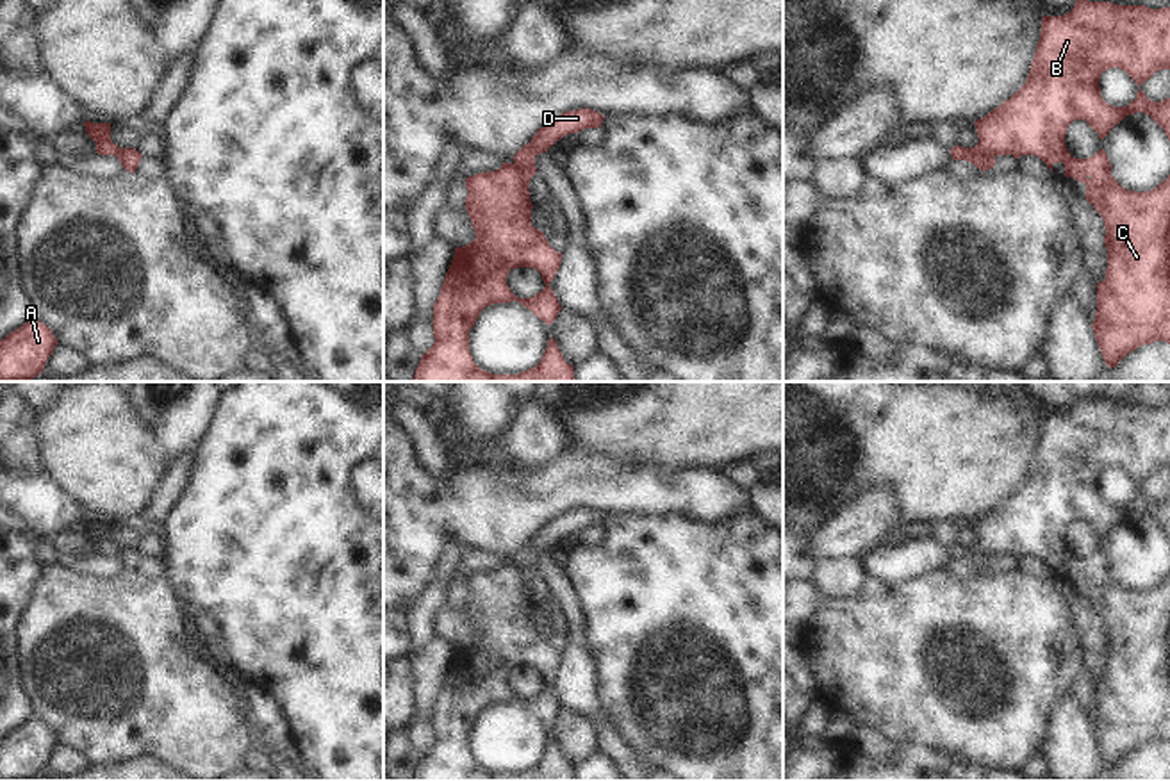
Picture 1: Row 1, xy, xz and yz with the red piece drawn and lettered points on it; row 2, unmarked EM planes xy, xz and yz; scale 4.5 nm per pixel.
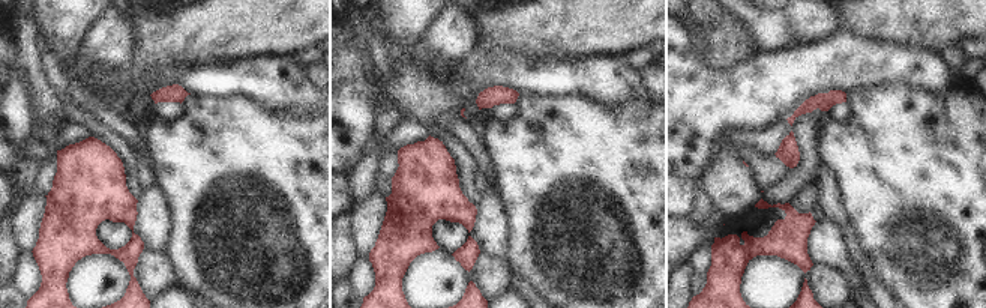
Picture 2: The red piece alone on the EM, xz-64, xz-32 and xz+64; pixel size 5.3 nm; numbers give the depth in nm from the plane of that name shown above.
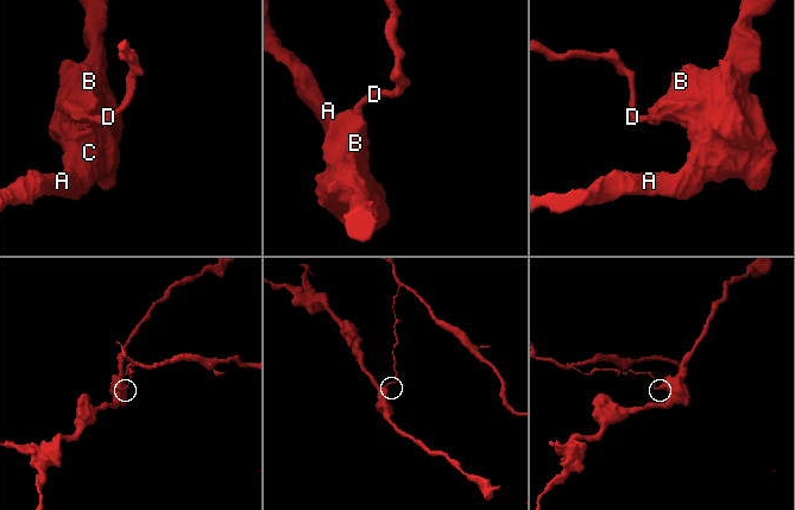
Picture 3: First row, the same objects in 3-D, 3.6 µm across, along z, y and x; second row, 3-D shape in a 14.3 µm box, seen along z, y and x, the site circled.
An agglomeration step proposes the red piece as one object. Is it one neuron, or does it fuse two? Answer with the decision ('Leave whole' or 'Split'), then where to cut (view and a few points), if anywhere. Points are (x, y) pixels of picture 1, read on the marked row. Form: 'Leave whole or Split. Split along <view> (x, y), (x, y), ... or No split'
Split. Split along xz (512, 164), (519, 172), (519, 180), (528, 193)

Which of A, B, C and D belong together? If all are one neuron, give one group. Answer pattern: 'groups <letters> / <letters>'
groups A B C / D

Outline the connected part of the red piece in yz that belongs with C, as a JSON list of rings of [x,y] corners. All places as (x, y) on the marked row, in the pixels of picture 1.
[[[1075,0],[1068,14],[1043,16],[1040,41],[1026,84],[1011,95],[1009,100],[974,123],[979,141],[972,152],[1013,155],[1015,159],[1036,155],[1051,171],[1054,162],[1063,162],[1065,177],[1074,177],[1086,185],[1086,201],[1092,203],[1104,219],[1104,244],[1108,250],[1106,278],[1097,284],[1097,312],[1092,328],[1106,366],[1116,367],[1125,355],[1143,344],[1154,341],[1170,344],[1170,175],[1152,191],[1127,191],[1113,178],[1111,164],[1104,150],[1099,150],[1090,159],[1075,159],[1065,146],[1065,134],[1072,121],[1084,119],[1099,137],[1104,139],[1125,116],[1145,112],[1165,130],[1170,141],[1170,98],[1152,102],[1140,89],[1129,105],[1109,105],[1102,100],[1099,87],[1100,75],[1109,68],[1124,70],[1138,87],[1156,71],[1170,70],[1170,7],[1149,9],[1145,5]]]

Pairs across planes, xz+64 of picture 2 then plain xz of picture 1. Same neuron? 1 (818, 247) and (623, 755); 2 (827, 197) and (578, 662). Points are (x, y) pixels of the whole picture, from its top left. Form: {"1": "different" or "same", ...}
{"1": "same", "2": "different"}

